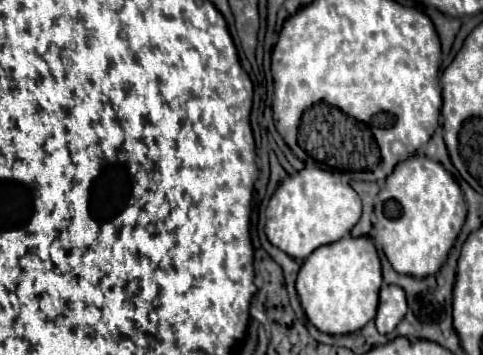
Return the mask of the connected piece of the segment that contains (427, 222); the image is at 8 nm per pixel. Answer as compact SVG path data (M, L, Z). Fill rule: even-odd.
M414 155L392 171L386 179L386 191L380 195L374 205L376 223L370 231L372 241L382 247L398 273L412 277L436 275L466 219L466 203L458 183L440 163Z

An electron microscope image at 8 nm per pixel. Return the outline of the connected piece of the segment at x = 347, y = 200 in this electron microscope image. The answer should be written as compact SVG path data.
M306 167L296 177L286 179L272 195L266 209L266 235L272 245L292 259L306 259L314 249L346 237L360 215L362 201L358 193L344 183L338 173Z

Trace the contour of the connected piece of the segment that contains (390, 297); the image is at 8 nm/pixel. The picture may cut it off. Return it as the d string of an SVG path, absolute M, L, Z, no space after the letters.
M382 285L380 305L376 313L376 327L382 335L388 335L406 315L406 295L398 285Z

